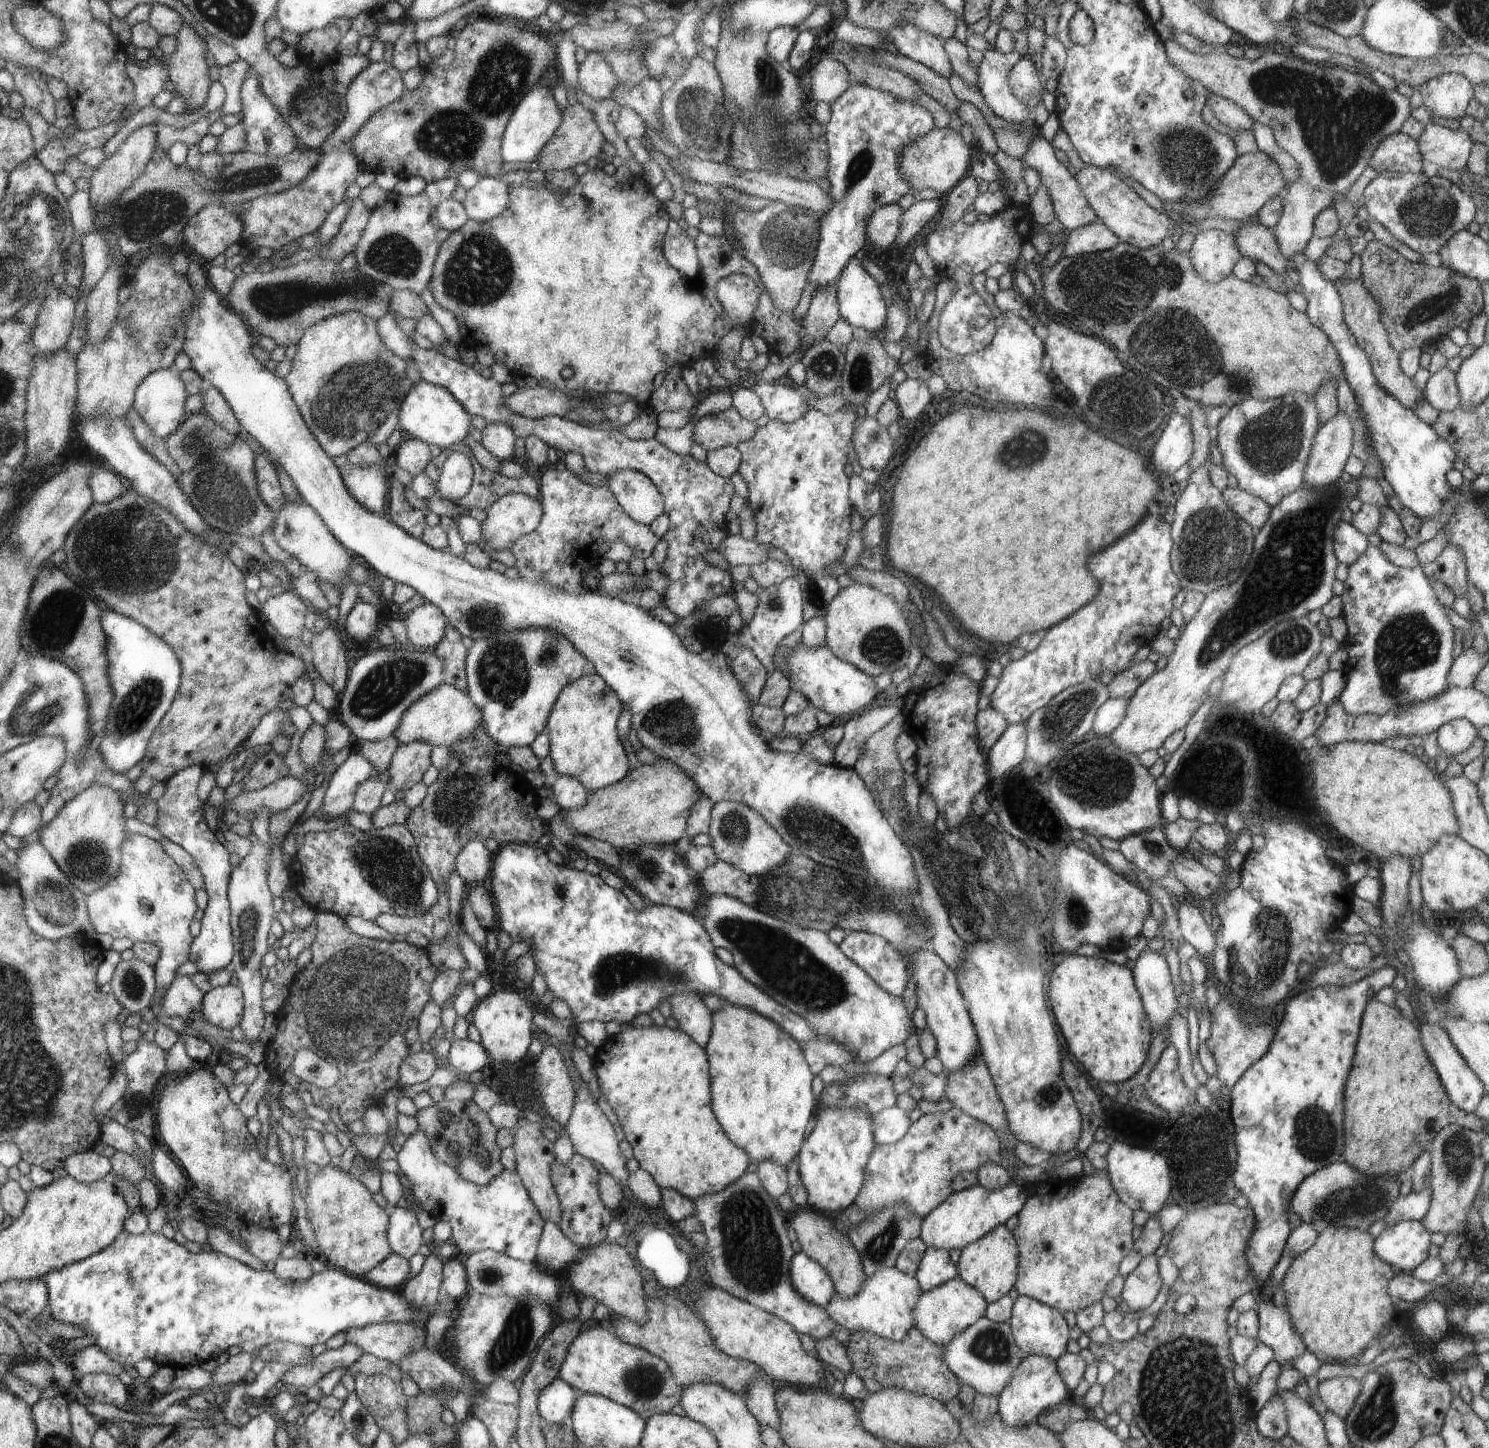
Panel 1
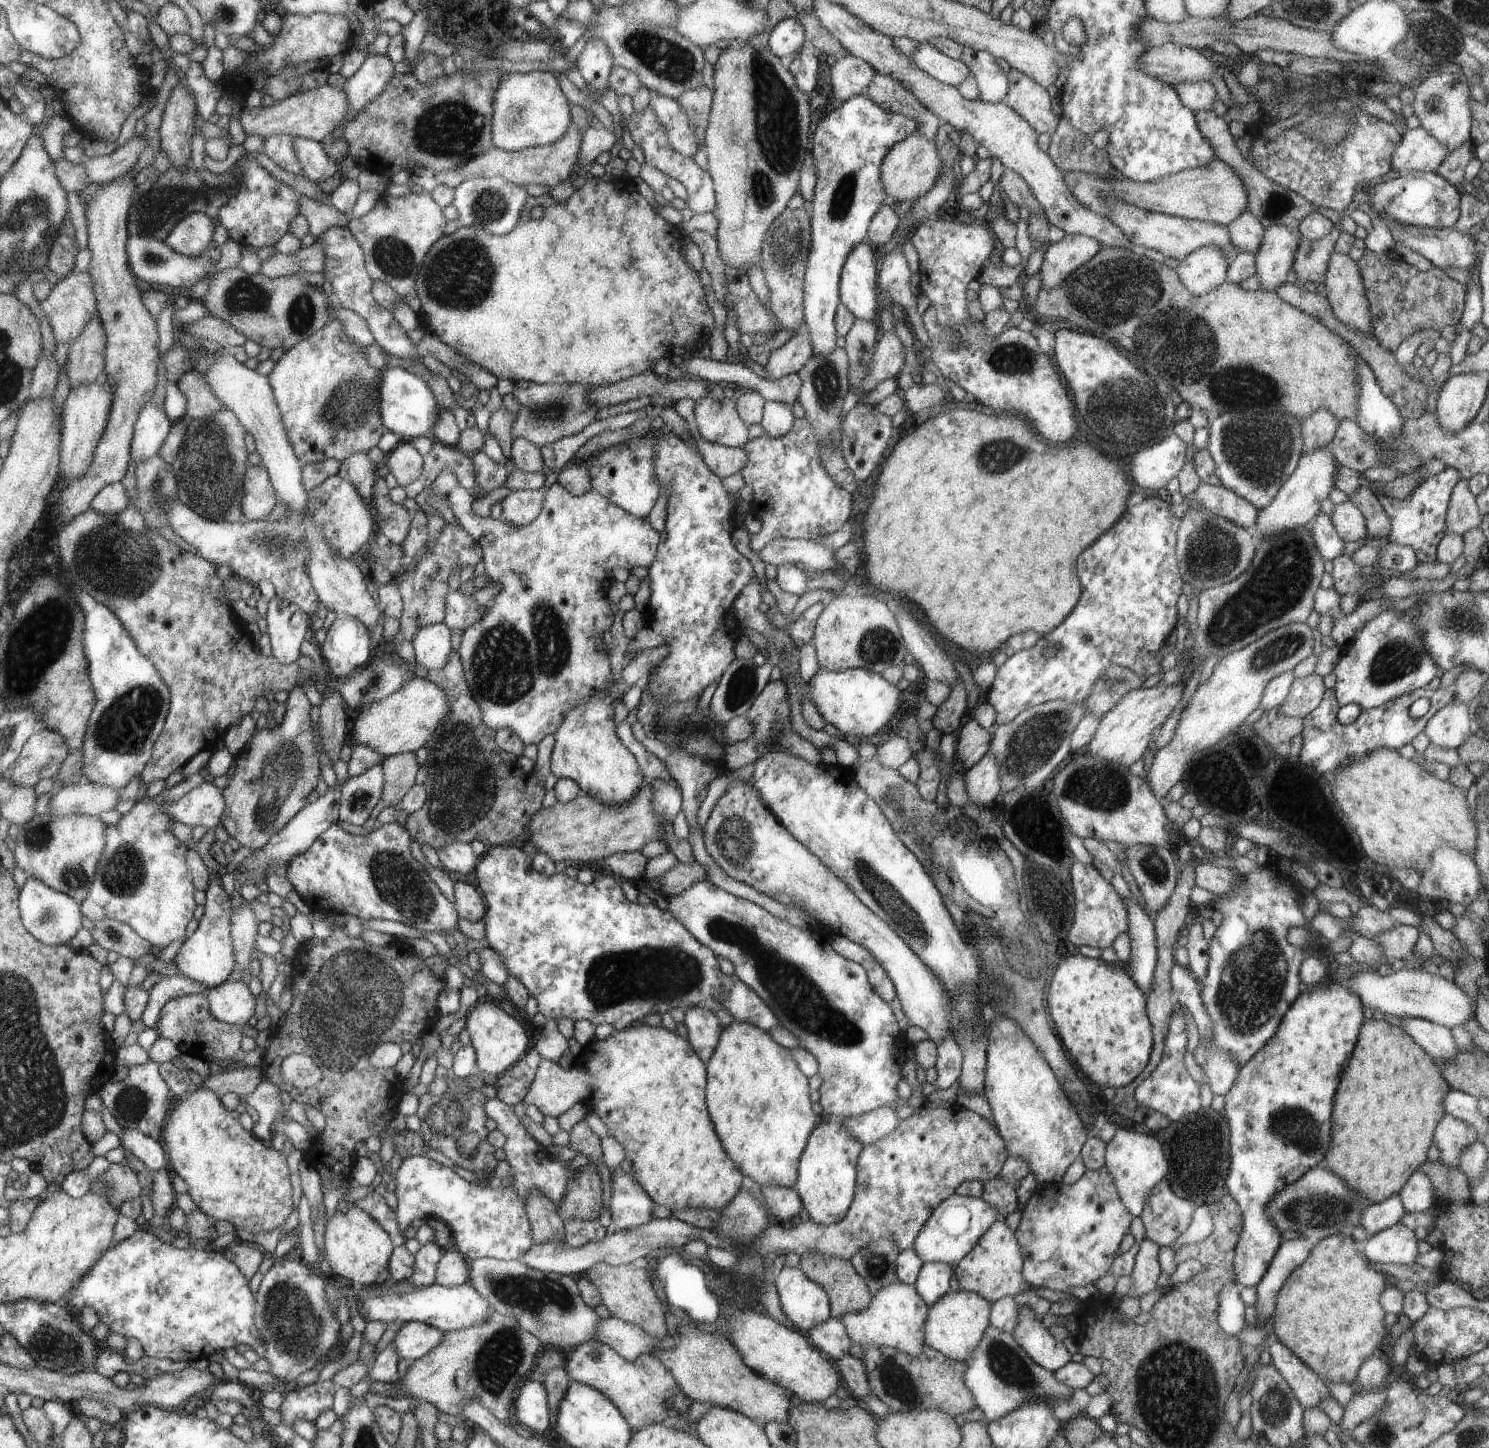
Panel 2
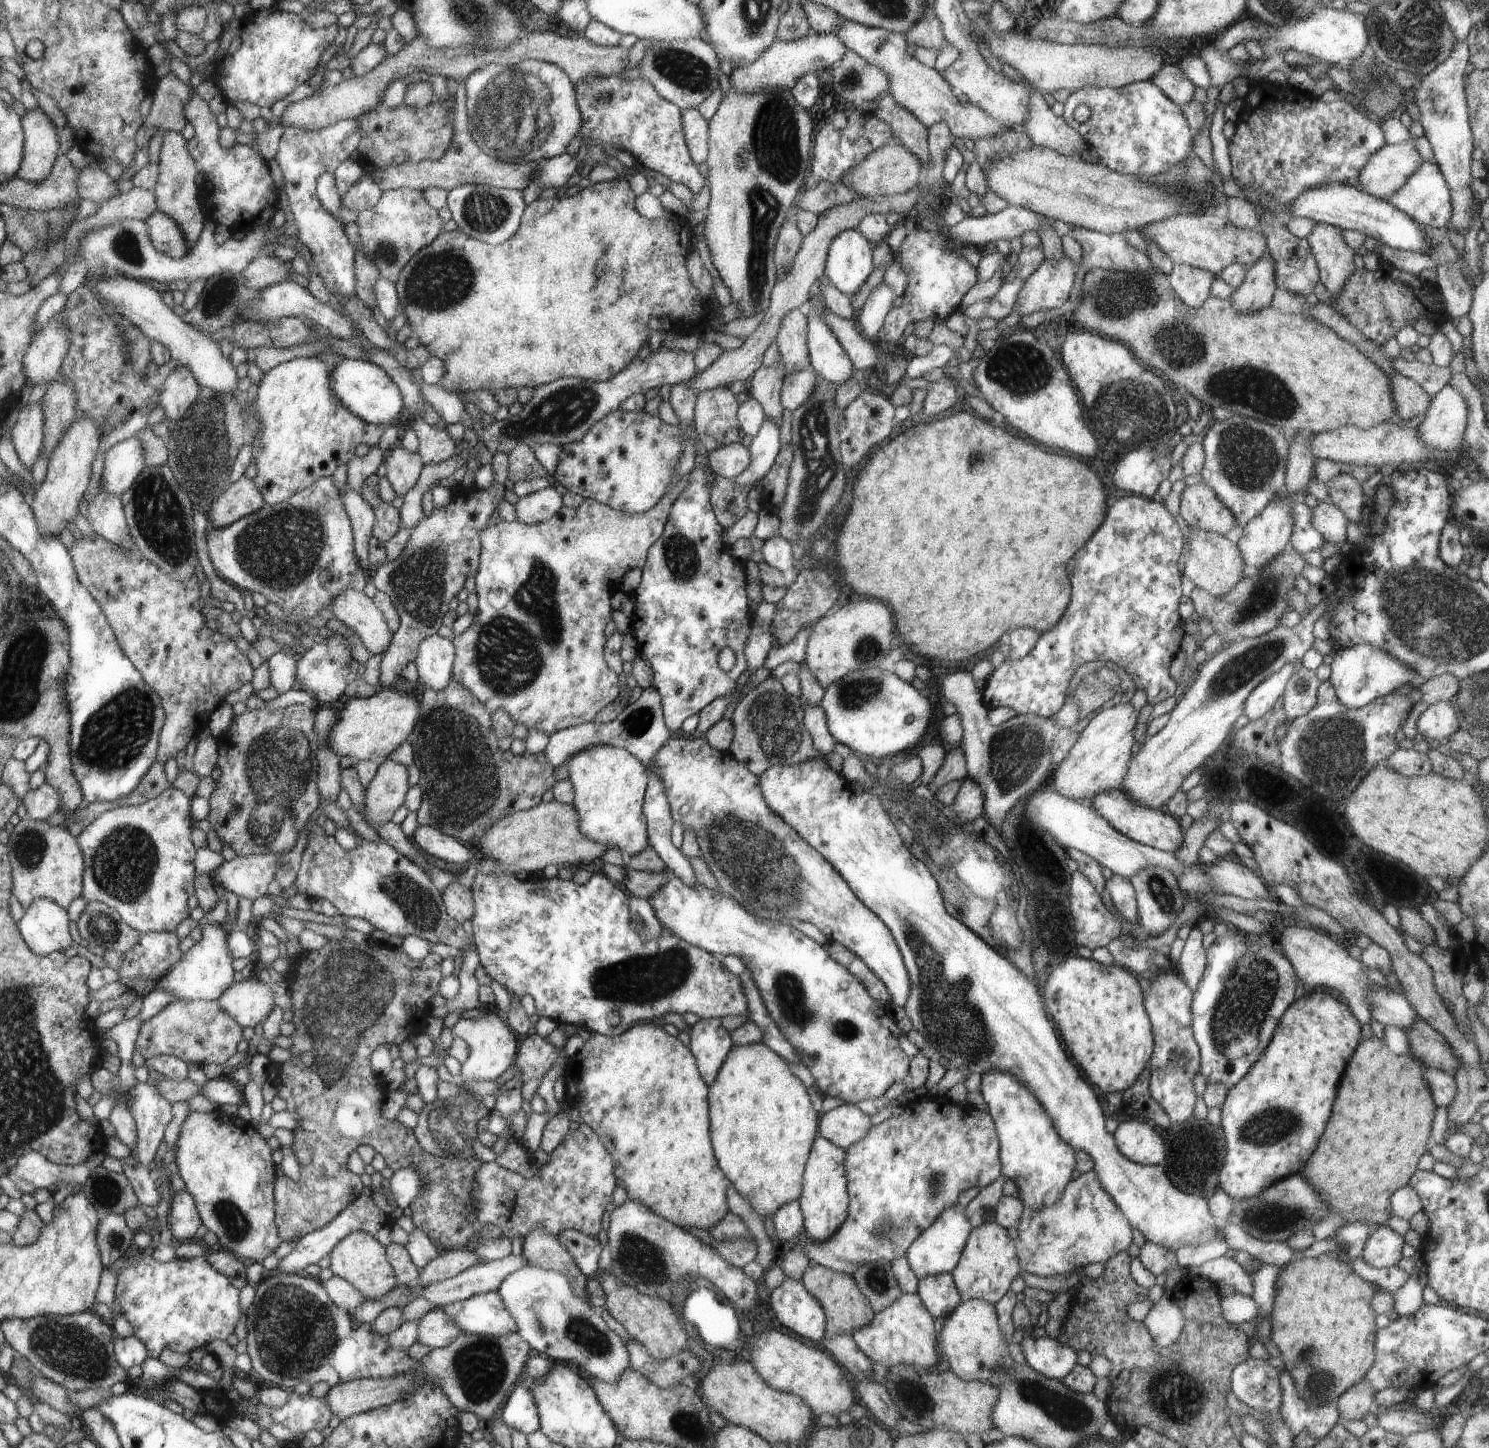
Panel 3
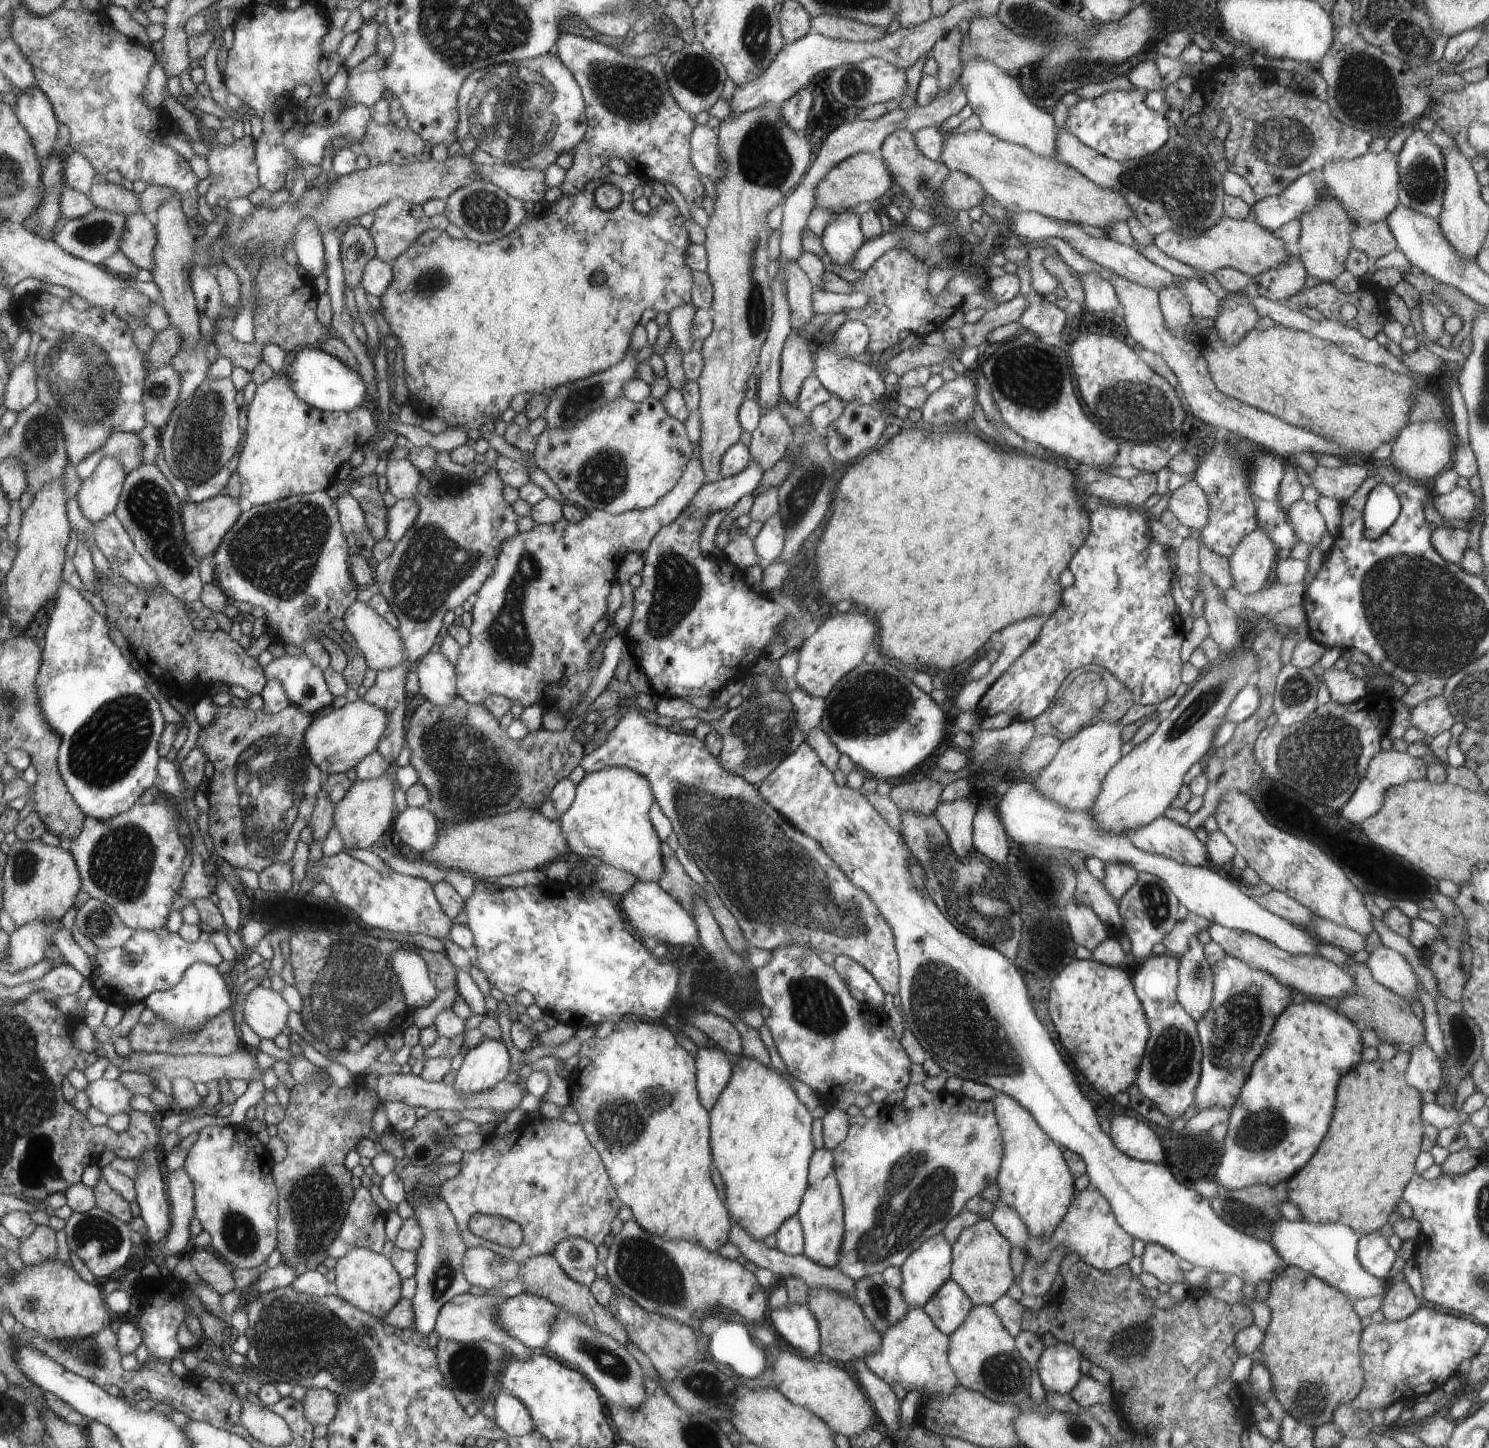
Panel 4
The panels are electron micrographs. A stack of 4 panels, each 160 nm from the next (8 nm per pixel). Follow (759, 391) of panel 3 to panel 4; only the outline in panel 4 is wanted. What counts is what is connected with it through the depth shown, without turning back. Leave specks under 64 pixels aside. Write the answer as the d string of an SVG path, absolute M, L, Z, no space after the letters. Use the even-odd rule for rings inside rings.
M777 407L762 413L759 425L752 431L751 444L747 446L750 451L751 460L756 461L763 471L768 470L787 454L792 440L793 430Z

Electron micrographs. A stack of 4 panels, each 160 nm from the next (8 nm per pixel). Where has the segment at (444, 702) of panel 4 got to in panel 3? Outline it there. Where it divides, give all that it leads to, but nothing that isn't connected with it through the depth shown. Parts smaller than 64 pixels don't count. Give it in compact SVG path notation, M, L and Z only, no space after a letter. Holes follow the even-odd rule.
M438 634L426 636L420 645L420 653L414 662L418 669L418 683L422 688L444 690L453 678L456 648L453 641Z

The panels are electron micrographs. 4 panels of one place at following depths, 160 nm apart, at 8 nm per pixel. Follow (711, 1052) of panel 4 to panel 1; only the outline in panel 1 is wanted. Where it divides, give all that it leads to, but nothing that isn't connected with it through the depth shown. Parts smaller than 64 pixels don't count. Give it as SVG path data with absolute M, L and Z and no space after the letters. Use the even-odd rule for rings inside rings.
M682 993L669 997L672 1015L679 1024L679 1029L689 1034L698 1046L705 1048L713 1030L713 1013L702 1001L698 993Z

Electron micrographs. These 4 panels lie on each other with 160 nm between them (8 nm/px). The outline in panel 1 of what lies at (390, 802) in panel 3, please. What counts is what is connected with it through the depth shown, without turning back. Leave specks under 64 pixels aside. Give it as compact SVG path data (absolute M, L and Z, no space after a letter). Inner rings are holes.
M420 741L398 746L387 770L389 788L394 793L401 795L422 780L426 770L432 767L433 748Z

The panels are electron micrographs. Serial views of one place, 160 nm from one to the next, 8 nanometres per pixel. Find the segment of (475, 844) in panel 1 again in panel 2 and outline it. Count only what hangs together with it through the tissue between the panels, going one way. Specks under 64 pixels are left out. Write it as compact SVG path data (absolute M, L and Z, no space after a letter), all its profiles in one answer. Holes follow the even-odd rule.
M456 842L437 850L443 869L454 878L464 879L478 866L481 857L474 853L470 843Z

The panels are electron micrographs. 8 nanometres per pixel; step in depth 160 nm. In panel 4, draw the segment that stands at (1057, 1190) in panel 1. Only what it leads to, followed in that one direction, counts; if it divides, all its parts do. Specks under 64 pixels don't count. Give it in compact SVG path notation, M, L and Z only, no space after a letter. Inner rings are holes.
M1090 1184L1087 1190L1081 1192L1075 1190L1069 1211L1064 1215L1054 1234L1049 1239L1030 1237L1024 1251L1028 1257L1043 1261L1054 1247L1064 1247L1069 1252L1077 1252L1092 1268L1107 1271L1128 1265L1133 1258L1131 1244L1134 1239L1118 1224L1106 1197Z

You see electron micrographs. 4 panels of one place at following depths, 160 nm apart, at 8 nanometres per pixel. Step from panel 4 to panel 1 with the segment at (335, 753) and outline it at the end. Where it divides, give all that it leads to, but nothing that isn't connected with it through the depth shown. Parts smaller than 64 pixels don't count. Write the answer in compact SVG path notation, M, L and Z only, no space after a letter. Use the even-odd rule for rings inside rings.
M445 682L423 694L405 710L401 723L393 734L398 745L408 745L409 742L420 741L430 746L447 747L459 743L462 739L472 736L472 733L484 722L482 711L475 705L469 693Z

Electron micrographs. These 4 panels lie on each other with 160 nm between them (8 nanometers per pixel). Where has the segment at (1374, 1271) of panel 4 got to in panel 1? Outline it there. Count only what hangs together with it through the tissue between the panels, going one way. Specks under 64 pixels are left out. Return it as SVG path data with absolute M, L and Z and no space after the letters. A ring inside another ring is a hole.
M1402 1221L1388 1225L1373 1242L1379 1259L1402 1273L1412 1274L1429 1256L1431 1232L1420 1221Z

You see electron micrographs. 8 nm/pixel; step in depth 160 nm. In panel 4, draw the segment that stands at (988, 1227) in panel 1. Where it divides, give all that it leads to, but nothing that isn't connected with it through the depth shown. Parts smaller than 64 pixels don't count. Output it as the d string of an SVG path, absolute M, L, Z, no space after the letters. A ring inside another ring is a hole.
M943 1232L929 1238L920 1249L912 1253L901 1270L901 1285L898 1290L901 1292L903 1301L908 1308L923 1306L930 1300L930 1297L948 1280L952 1268L951 1244L943 1237Z

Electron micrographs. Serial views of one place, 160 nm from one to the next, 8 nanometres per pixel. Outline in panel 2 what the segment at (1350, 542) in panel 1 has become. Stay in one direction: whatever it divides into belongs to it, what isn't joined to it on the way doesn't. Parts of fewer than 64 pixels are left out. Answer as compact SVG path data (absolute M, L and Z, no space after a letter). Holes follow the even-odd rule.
M1320 511L1315 518L1316 522L1310 528L1312 530L1310 538L1314 538L1314 546L1318 548L1320 556L1333 562L1334 558L1344 555L1344 549L1348 542L1338 536L1338 530L1334 528L1329 516Z

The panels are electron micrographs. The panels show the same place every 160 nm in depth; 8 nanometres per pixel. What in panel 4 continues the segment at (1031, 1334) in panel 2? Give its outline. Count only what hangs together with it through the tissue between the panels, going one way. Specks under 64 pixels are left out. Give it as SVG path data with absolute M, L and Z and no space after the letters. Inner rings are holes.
M1057 1342L1046 1347L1038 1361L1038 1378L1048 1392L1070 1394L1080 1382L1081 1354L1071 1344Z

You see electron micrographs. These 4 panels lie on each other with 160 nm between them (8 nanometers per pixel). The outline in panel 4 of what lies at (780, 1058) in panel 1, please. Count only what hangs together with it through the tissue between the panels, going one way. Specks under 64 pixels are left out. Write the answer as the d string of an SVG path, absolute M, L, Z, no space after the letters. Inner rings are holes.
M740 1056L741 1060L733 1064L733 1074L726 1090L719 1097L719 1101L714 1108L709 1111L710 1119L710 1146L712 1146L712 1156L714 1156L714 1164L718 1168L722 1176L725 1186L725 1207L729 1211L729 1215L734 1219L734 1222L743 1228L747 1233L752 1235L757 1241L762 1241L770 1234L776 1234L777 1230L781 1228L784 1222L788 1221L790 1217L797 1214L798 1209L801 1208L801 1201L804 1200L804 1194L809 1186L808 1162L813 1158L815 1153L814 1146L812 1146L812 1138L810 1138L810 1128L812 1128L812 1116L806 1110L806 1106L798 1100L798 1096L794 1094L792 1086L784 1080L783 1076L776 1074L771 1065L763 1065L756 1061L755 1058L748 1056Z

